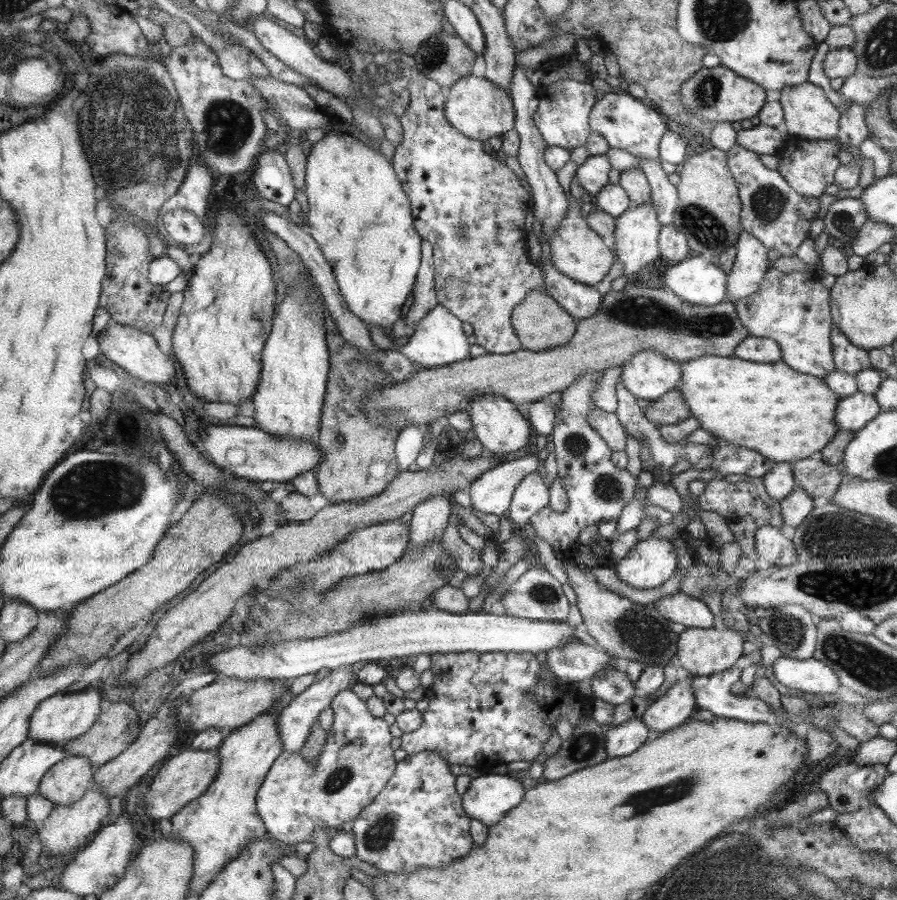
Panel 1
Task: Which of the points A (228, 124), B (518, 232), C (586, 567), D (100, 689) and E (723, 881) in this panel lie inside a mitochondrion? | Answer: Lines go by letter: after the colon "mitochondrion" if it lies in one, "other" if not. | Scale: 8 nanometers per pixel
A: mitochondrion
B: other
C: other
D: other
E: mitochondrion

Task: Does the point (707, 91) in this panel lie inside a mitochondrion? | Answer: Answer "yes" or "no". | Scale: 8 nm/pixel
yes

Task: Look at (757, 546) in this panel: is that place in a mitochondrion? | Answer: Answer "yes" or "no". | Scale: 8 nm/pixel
no

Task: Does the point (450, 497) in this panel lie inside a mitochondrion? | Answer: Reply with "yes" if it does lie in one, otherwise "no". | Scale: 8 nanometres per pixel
no

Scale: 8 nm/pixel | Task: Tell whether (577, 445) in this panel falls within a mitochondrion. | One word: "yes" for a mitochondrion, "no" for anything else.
yes

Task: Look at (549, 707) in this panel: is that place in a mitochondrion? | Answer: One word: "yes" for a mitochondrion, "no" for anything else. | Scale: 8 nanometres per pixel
no

